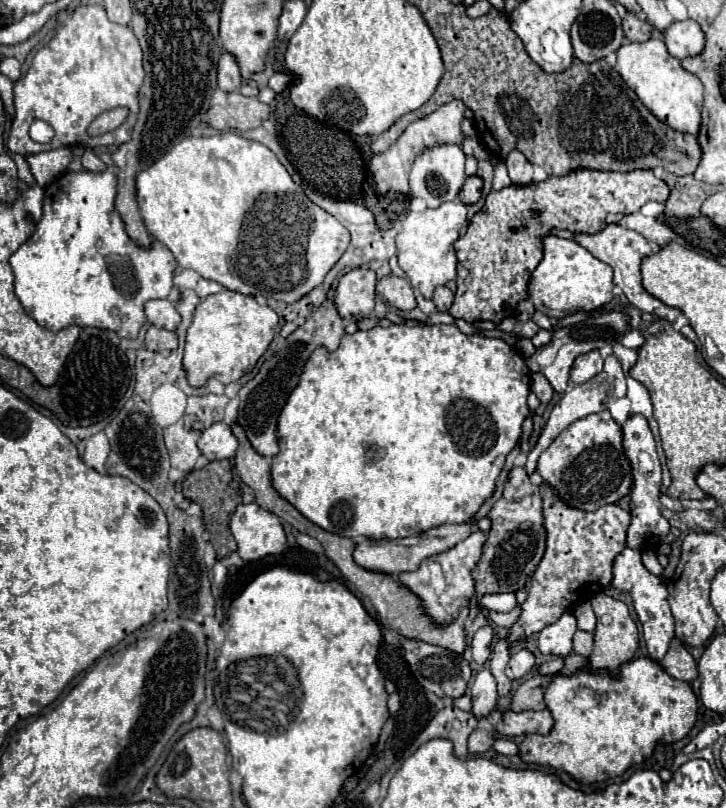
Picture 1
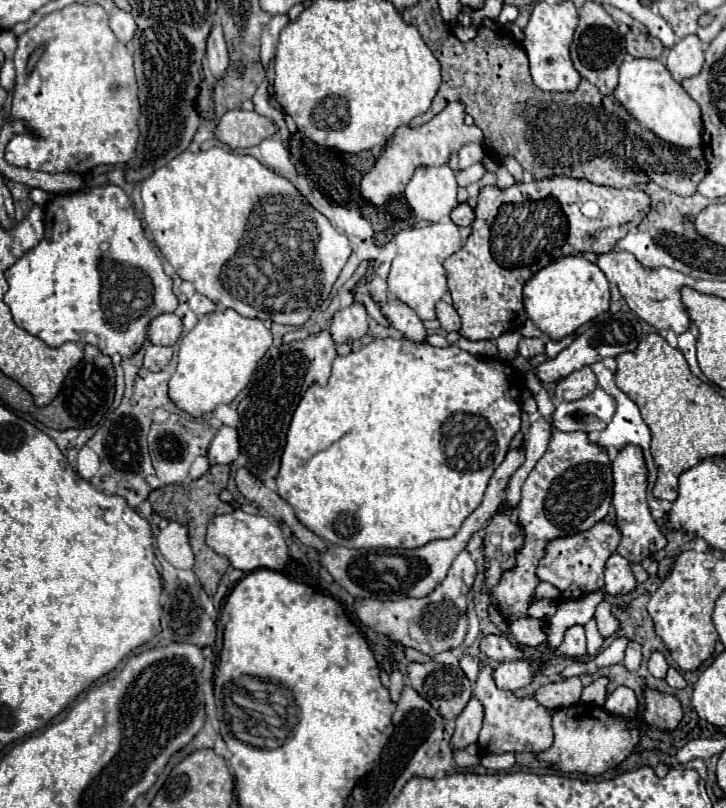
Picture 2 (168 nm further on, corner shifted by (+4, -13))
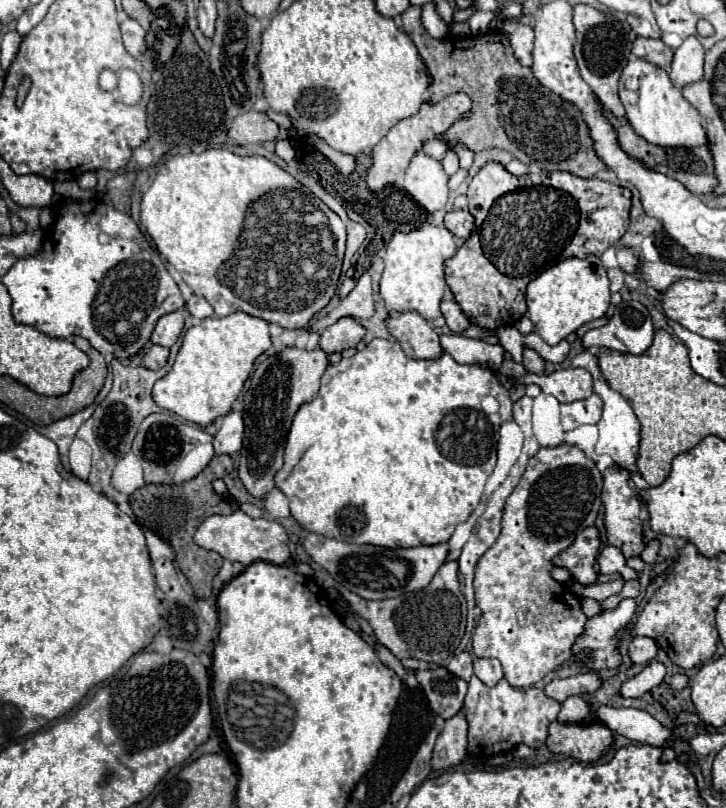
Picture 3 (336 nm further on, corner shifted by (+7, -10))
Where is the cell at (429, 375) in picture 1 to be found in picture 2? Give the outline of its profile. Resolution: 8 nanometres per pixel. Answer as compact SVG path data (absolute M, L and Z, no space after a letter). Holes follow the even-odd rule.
M374 339L370 345L360 347L354 353L348 353L346 357L336 357L332 365L332 375L326 387L312 385L302 401L298 403L300 411L294 411L296 423L290 423L288 429L288 451L282 453L282 465L280 473L276 477L278 495L286 499L298 517L302 525L306 525L310 531L314 531L318 537L332 545L344 545L344 547L356 547L356 549L378 549L378 547L390 547L390 549L416 549L422 547L434 539L450 539L456 535L456 531L462 527L464 519L482 503L488 479L492 477L494 469L504 461L504 455L508 453L512 437L520 431L520 395L522 395L522 375L502 361L482 361L460 347L452 345L446 349L432 347L432 345L420 345L412 343L408 339ZM312 407L328 407L332 411L332 431L340 435L332 447L320 447L320 451L308 451L308 455L296 455L308 439L304 439L304 423L308 423L308 411Z

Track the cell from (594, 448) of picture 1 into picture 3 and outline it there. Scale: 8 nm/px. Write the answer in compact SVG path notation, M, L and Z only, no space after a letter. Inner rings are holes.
M571 444L541 448L533 458L529 458L521 482L507 498L497 542L483 554L477 564L475 598L477 606L481 608L481 618L473 634L473 654L479 658L497 658L503 666L505 680L515 688L529 688L547 672L553 672L563 662L567 662L573 642L585 630L587 618L581 612L579 596L551 578L551 558L565 550L581 530L595 524L601 508L601 490L603 474L581 448Z

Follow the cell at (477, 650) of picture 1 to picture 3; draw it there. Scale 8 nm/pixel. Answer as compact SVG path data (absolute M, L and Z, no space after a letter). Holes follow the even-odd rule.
M461 652L461 654L455 654L451 658L451 662L447 664L449 672L453 672L455 676L463 678L465 682L473 676L473 660L471 660L471 654L469 652Z

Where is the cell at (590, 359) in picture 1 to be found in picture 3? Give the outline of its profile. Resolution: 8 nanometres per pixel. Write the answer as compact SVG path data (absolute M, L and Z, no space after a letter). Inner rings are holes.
M567 368L545 376L527 372L515 384L537 384L545 394L555 396L559 402L575 402L593 394L593 378L585 368Z

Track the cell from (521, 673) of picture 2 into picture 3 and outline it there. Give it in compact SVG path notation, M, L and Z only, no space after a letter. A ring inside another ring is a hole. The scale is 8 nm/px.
M479 658L475 664L475 676L485 682L487 686L495 686L503 678L503 668L499 660L493 658Z

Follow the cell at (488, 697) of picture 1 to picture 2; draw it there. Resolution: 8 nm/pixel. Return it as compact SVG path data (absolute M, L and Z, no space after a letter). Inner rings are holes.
M472 697L468 701L466 709L456 719L456 729L454 729L454 735L450 739L452 751L460 751L460 749L478 741L482 719L484 719L484 707L476 697Z

